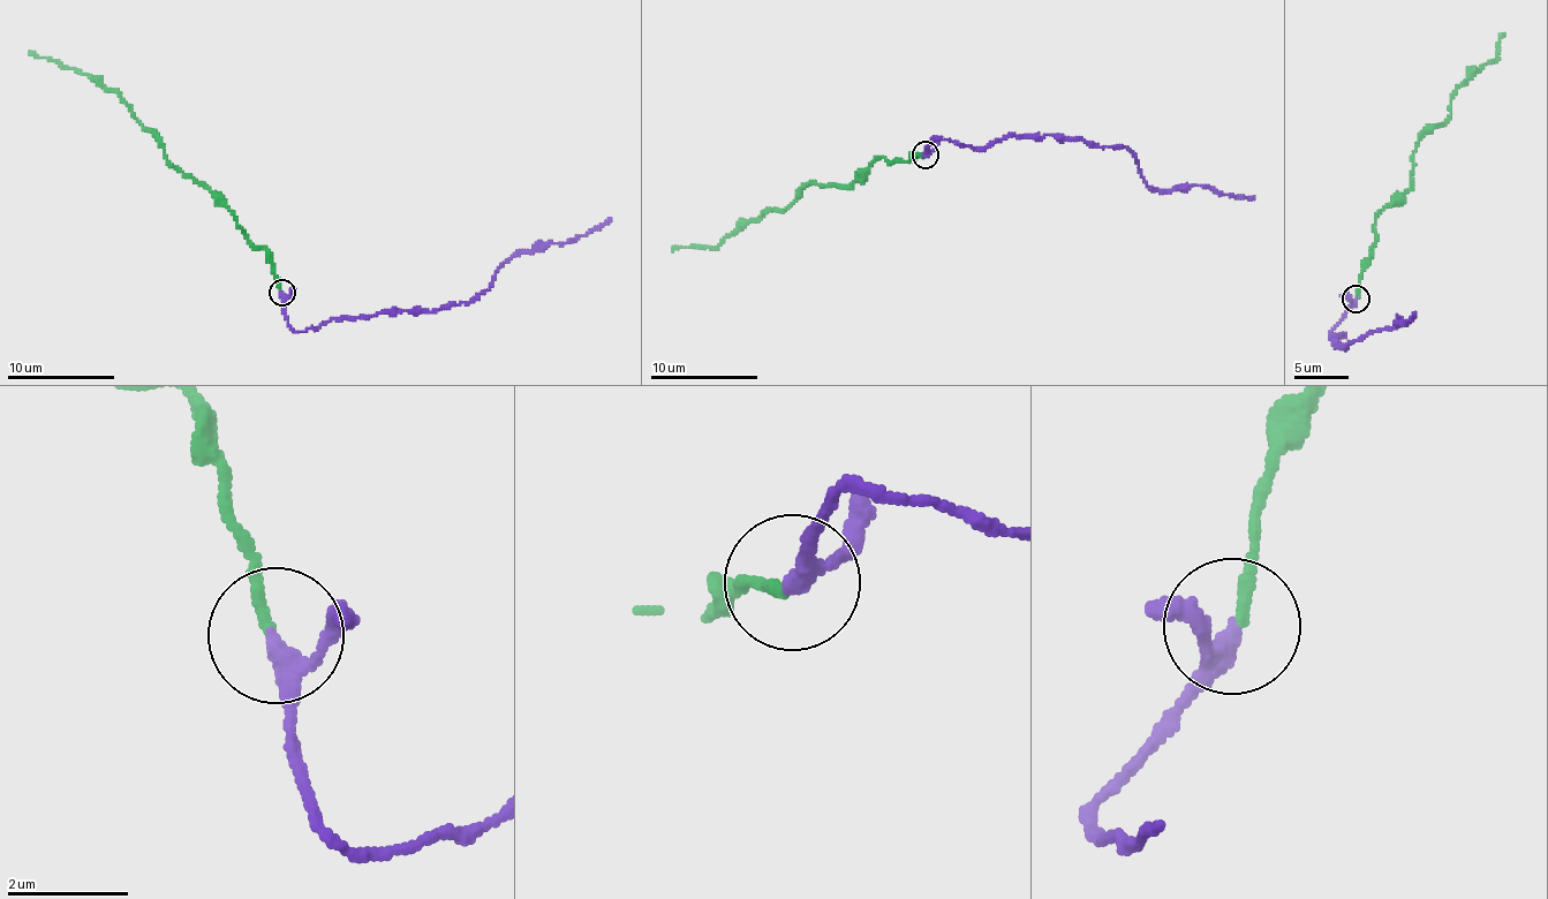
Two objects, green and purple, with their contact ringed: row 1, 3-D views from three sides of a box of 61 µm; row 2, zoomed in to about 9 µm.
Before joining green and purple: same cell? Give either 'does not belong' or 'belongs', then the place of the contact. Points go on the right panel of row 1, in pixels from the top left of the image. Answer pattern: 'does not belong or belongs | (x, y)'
belongs | (1356, 299)

